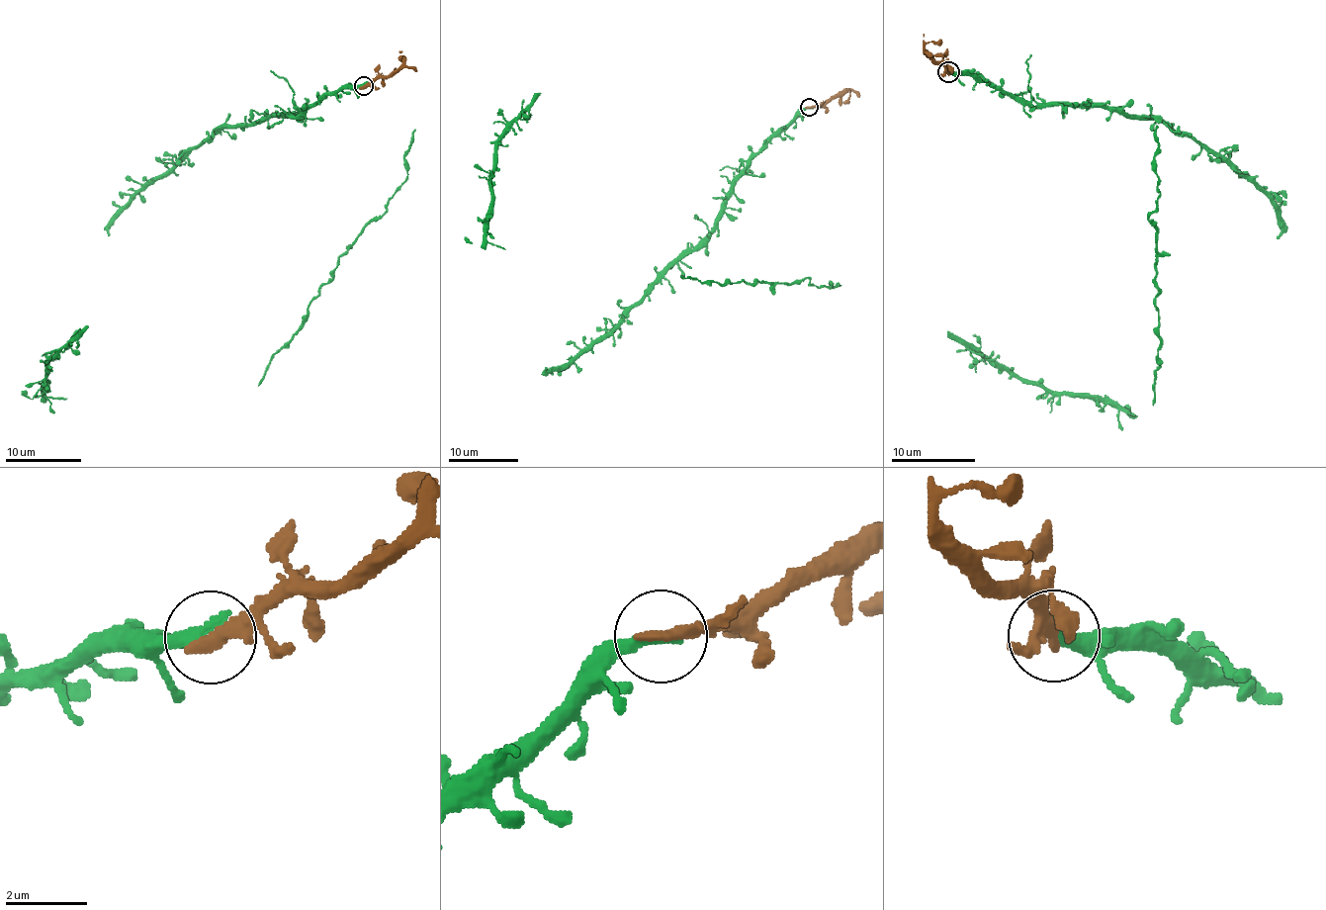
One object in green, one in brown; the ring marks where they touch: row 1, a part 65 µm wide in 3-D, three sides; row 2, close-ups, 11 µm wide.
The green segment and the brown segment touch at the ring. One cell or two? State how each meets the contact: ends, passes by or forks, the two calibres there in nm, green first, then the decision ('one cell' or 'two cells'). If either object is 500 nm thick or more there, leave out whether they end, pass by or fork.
green ends | brown ends | 320/380 nm | one cell

